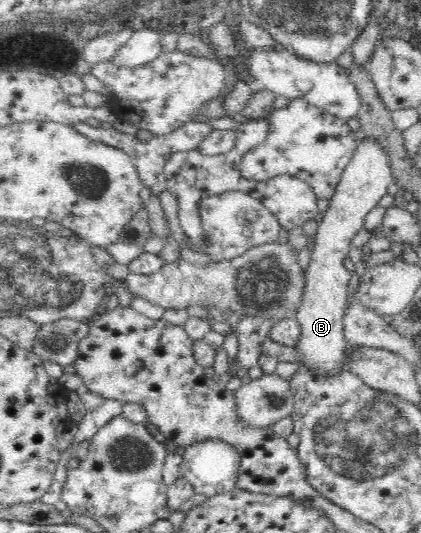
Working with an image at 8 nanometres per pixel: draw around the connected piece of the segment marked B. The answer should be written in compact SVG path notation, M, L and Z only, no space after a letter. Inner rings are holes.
M367 137L358 146L351 158L350 164L345 168L334 196L330 199L329 209L324 212L324 217L318 225L314 238L314 248L311 261L306 272L306 285L304 286L302 301L296 312L296 319L301 327L299 342L295 349L301 355L301 364L323 375L337 375L345 370L344 352L349 344L346 342L343 330L343 316L347 307L349 295L349 279L352 276L345 266L347 255L351 250L351 239L363 228L365 216L371 209L378 206L378 202L387 194L389 185L393 183L393 172L389 163L387 151L377 143L377 139Z

